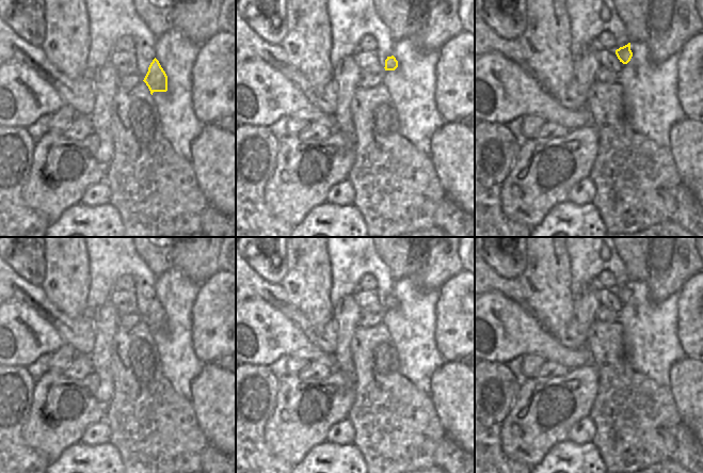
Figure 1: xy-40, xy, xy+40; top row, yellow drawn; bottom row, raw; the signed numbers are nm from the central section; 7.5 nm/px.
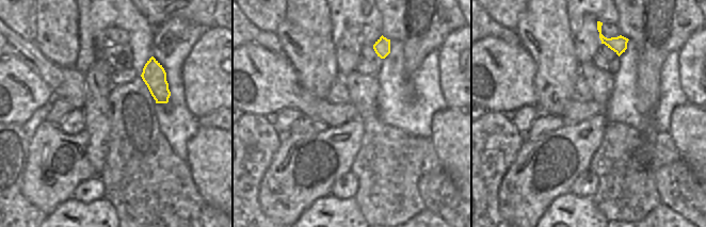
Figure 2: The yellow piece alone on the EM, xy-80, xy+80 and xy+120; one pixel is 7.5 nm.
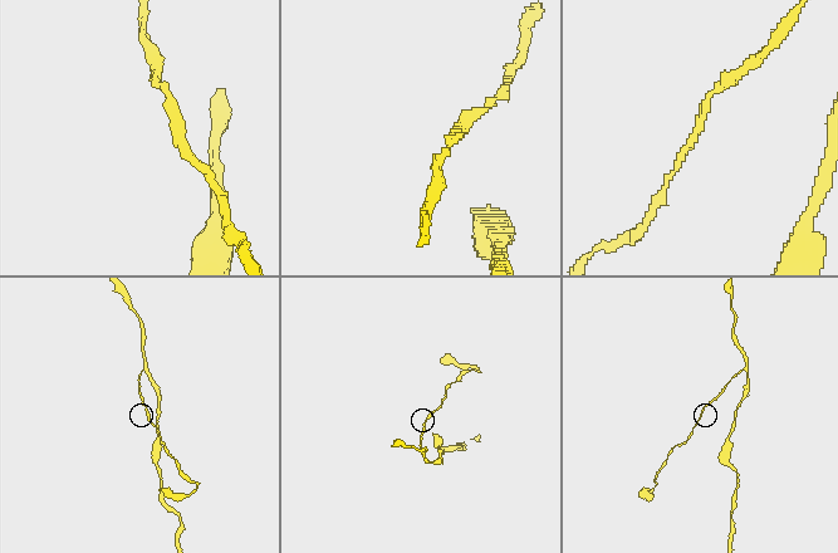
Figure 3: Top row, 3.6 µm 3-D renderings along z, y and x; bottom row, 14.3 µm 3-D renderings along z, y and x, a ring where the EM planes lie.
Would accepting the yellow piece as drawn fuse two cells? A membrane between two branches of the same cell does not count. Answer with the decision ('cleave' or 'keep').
keep

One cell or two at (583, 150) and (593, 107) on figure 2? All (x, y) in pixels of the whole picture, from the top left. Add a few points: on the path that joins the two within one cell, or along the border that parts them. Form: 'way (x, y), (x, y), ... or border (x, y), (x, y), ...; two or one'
border (603, 111), (580, 122), (566, 123); two

